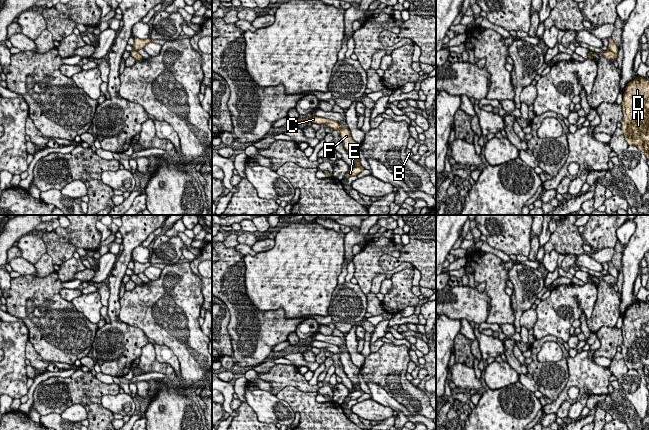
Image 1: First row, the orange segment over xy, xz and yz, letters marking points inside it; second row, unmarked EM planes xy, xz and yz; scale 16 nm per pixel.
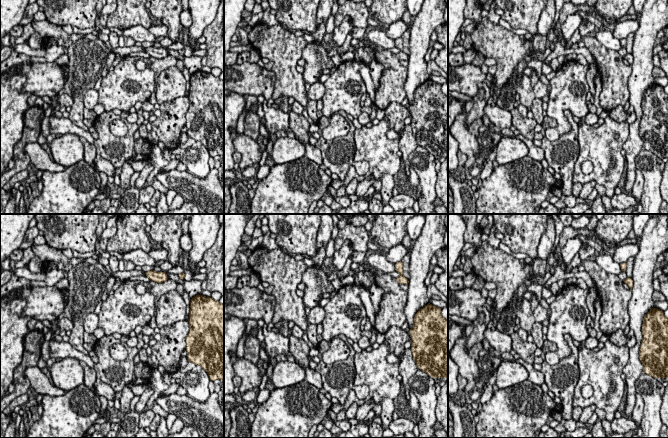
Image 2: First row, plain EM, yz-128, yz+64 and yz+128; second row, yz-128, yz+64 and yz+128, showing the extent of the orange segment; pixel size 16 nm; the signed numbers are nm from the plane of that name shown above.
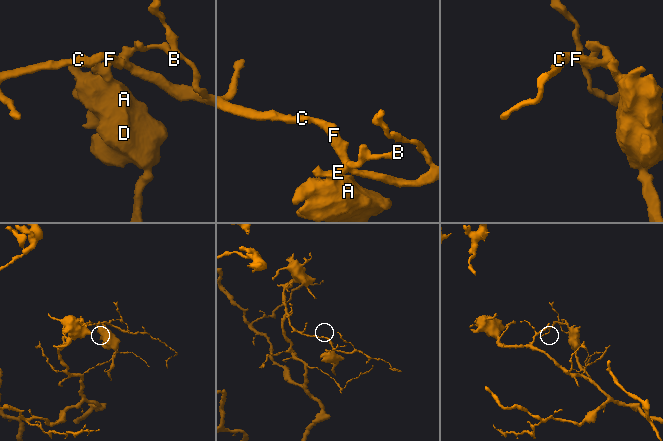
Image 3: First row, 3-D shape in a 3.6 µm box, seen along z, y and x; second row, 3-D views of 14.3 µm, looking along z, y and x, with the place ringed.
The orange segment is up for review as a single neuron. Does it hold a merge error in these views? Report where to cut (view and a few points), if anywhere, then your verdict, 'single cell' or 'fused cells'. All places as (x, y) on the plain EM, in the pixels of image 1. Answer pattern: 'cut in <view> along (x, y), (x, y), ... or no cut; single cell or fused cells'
cut in yz along (609, 273), (616, 278); fused cells

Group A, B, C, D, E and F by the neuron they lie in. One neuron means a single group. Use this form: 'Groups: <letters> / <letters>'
Groups: A B D E / C F

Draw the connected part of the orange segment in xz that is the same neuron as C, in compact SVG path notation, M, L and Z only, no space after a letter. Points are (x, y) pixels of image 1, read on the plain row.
M312 340L310 343L300 343L297 344L299 347L307 346L308 348L316 347L316 348L325 348L329 350L332 354L338 354L340 356L341 363L343 365L343 370L347 377L351 380L352 384L355 386L356 390L362 390L360 387L360 382L358 379L358 374L360 372L359 367L355 366L354 363L351 360L351 357L348 353L348 351L342 351L339 346L325 343L322 341L316 341Z

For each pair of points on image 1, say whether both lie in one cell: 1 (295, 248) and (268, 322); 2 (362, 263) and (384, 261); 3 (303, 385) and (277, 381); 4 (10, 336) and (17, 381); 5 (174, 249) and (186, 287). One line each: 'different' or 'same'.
1: different
2: different
3: same
4: same
5: different

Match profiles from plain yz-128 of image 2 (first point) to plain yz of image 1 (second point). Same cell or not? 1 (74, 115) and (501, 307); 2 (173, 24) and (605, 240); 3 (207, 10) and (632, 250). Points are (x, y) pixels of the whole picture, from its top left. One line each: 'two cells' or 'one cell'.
1: two cells
2: one cell
3: one cell

